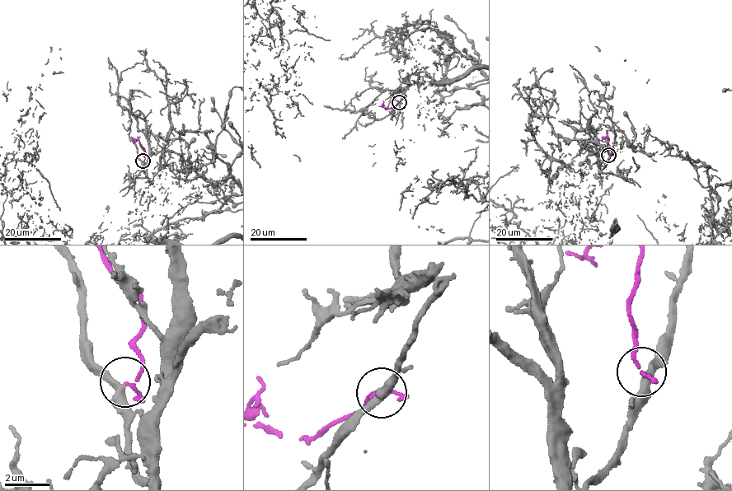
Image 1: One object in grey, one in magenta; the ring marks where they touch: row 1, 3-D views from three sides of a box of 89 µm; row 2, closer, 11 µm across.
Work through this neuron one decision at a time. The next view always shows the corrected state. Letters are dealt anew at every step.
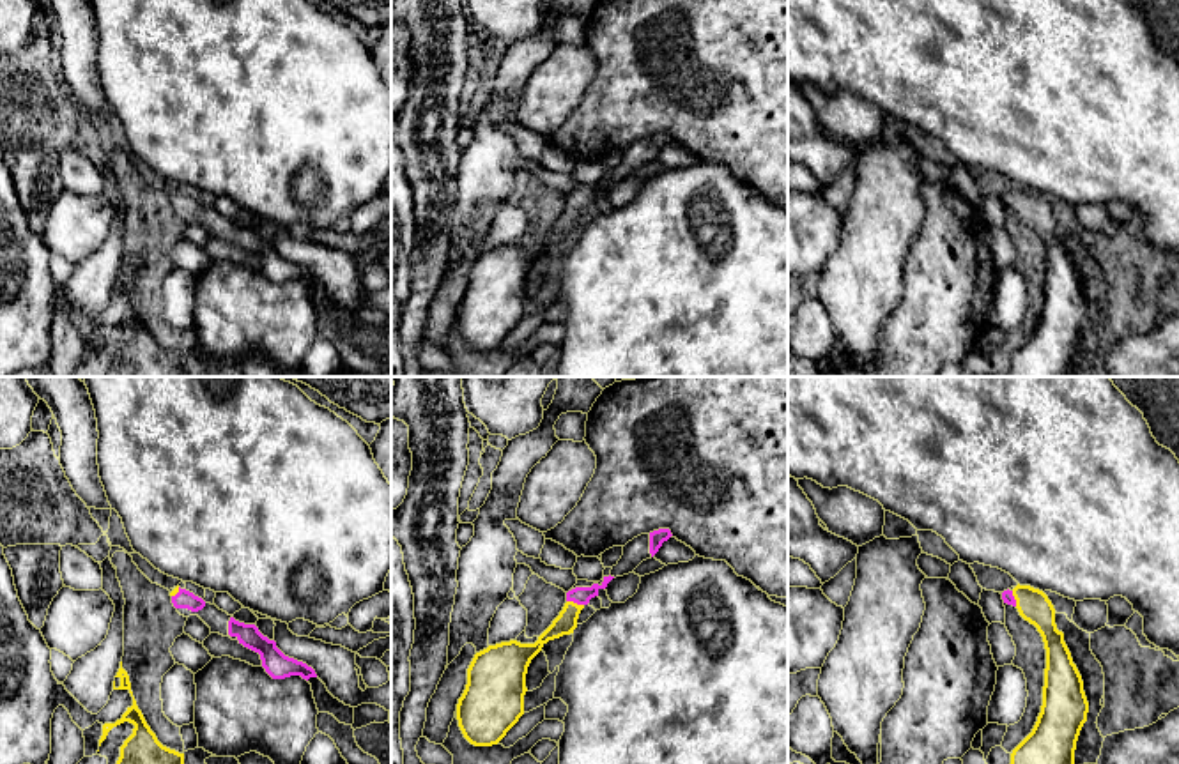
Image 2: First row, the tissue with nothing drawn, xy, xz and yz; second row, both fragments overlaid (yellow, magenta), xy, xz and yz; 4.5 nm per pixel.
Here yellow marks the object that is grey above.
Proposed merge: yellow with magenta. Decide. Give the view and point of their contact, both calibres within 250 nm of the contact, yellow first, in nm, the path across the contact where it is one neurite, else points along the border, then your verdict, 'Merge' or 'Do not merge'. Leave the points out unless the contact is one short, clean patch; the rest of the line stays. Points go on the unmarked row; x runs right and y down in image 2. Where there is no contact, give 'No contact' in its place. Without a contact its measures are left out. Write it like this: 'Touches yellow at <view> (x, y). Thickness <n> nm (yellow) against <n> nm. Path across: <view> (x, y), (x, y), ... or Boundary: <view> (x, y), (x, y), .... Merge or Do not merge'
Touches yellow at xz (576, 207). Thickness 100 nm (yellow) against 80 nm. Path across: xz (565, 227), (576, 207), (579, 198). Merge

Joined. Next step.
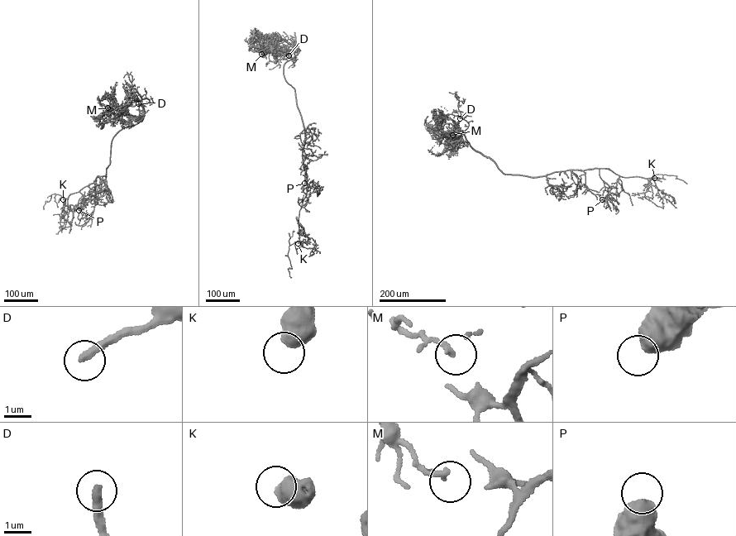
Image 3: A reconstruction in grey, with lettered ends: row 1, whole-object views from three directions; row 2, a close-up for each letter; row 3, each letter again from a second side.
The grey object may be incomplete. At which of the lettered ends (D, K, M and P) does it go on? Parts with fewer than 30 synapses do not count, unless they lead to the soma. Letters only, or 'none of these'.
D

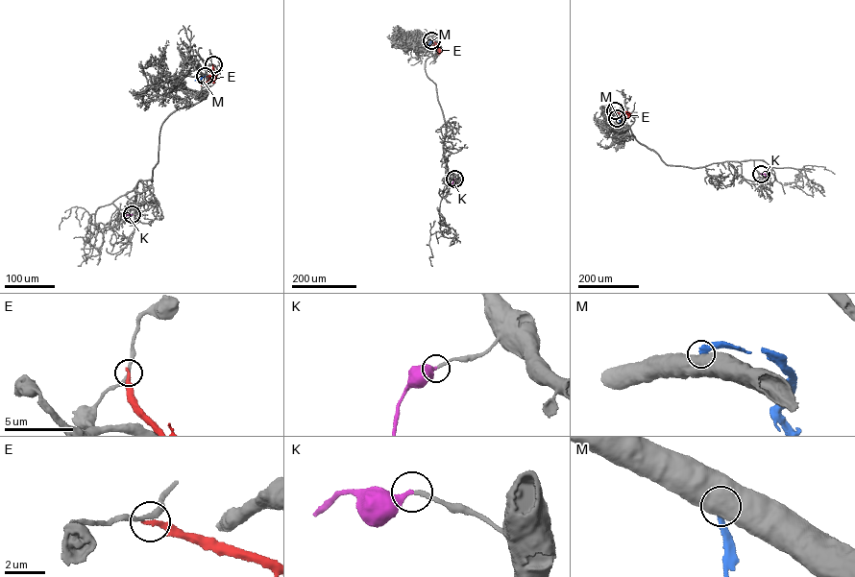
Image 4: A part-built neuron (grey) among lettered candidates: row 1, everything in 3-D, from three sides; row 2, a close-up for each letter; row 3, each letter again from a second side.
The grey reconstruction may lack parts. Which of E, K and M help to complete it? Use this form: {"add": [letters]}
{"add": ["K"]}

